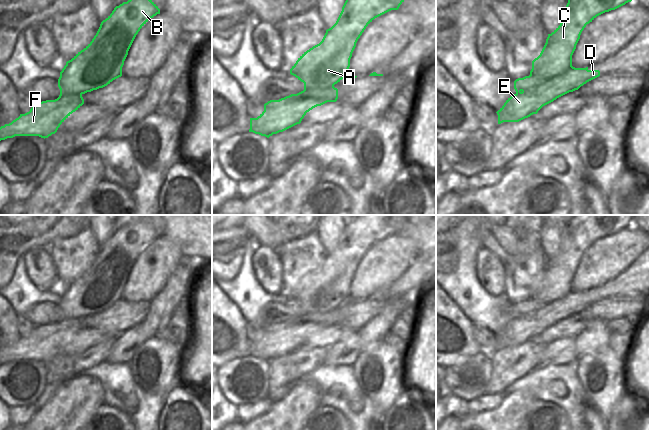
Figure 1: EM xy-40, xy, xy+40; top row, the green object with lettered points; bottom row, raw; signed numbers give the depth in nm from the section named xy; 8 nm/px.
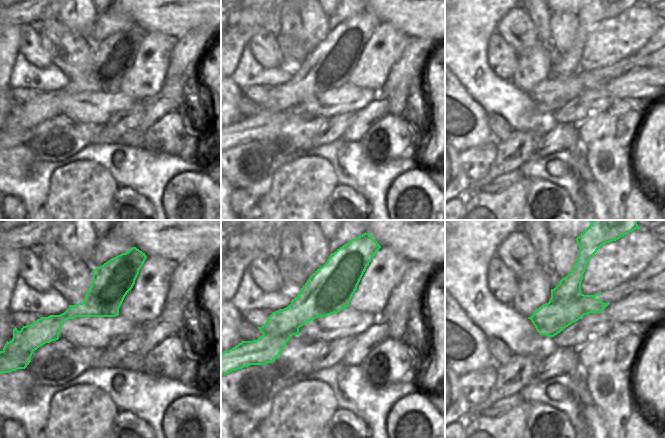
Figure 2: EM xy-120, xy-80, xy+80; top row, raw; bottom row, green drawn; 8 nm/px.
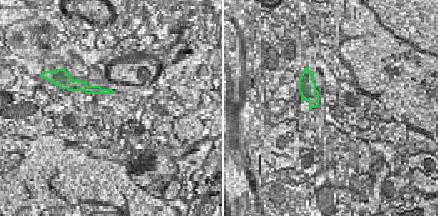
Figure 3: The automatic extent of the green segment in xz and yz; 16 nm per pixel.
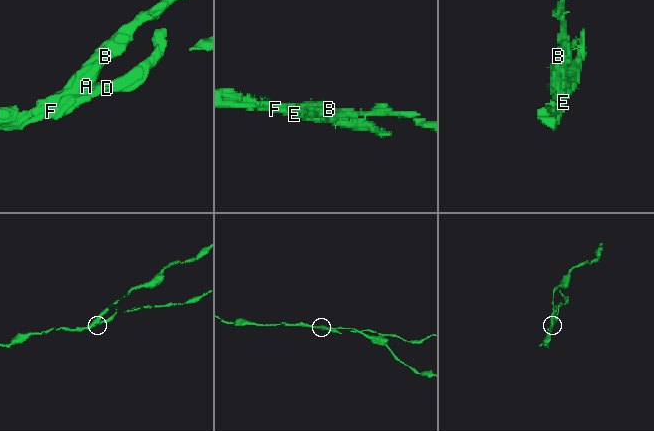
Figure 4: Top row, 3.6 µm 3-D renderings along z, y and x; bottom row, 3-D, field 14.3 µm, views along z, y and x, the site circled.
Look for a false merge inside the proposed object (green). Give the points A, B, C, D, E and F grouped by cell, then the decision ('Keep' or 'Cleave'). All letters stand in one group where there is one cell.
Groups: A B C / D E F. Cleave

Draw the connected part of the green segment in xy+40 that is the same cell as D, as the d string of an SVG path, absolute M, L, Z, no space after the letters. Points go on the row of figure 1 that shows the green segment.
M571 67L565 74L551 80L545 80L541 88L524 90L506 100L496 112L498 124L503 122L519 122L538 111L557 98L575 90L587 82L600 76L599 70Z

